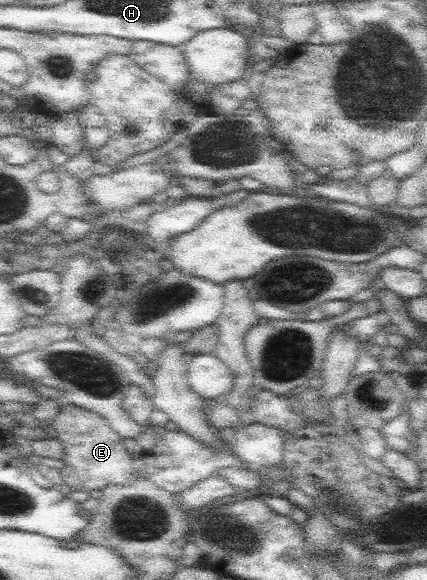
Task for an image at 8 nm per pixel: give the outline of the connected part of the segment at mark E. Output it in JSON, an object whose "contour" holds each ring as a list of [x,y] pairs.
{"contour":[[[66,405],[54,416],[53,427],[58,432],[58,439],[64,443],[65,466],[60,471],[70,490],[102,491],[110,484],[134,484],[138,480],[139,463],[124,446],[124,439],[108,428],[107,420],[98,413]]]}

